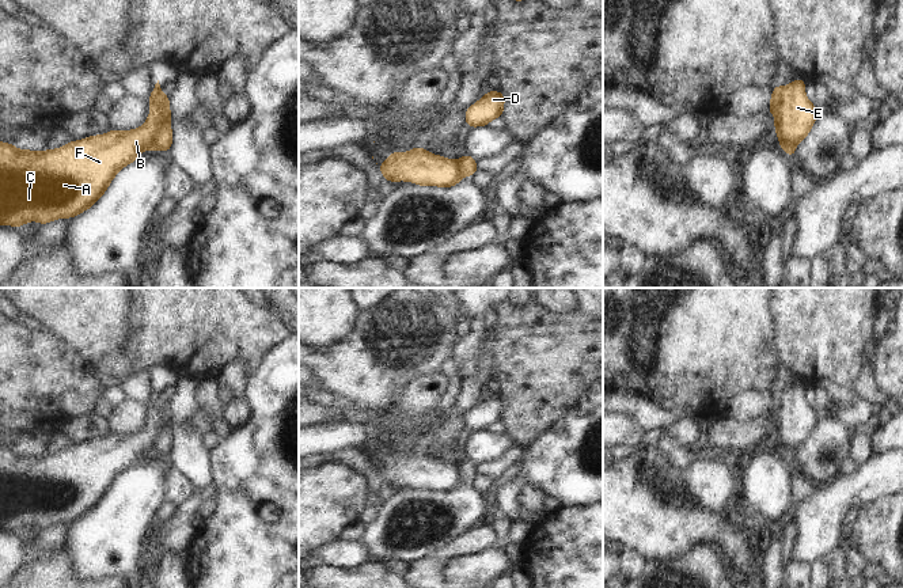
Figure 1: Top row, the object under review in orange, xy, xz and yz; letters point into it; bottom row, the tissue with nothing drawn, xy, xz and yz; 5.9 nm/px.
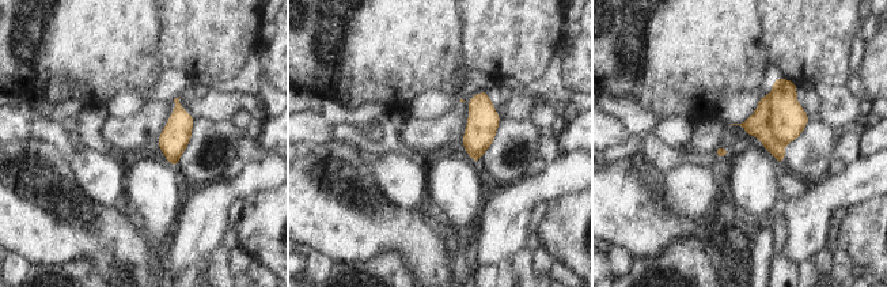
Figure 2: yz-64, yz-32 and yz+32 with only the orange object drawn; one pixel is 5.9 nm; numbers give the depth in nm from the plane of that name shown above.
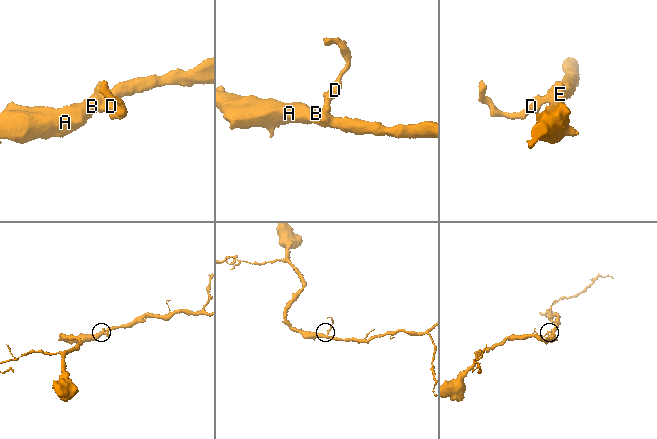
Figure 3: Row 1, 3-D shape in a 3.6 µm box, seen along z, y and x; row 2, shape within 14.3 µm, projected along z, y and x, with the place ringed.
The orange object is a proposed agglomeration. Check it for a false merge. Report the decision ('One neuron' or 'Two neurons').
Two neurons

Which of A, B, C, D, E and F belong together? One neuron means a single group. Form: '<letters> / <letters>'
A B C E F / D

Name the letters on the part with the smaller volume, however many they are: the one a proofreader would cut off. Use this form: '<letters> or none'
D

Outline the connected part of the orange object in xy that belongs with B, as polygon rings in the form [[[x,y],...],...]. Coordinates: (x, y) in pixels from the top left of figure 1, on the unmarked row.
[[[158,387],[149,402],[151,414],[144,429],[132,435],[111,433],[105,439],[88,440],[69,445],[57,454],[42,456],[18,454],[0,445],[0,530],[23,531],[27,526],[42,530],[57,524],[76,521],[102,502],[114,481],[128,468],[137,464],[143,455],[155,455],[155,441],[170,422],[167,401]]]

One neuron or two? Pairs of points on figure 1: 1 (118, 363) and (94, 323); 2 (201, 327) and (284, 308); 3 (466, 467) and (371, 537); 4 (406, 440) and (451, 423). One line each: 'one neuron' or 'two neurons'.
1: one neuron
2: two neurons
3: one neuron
4: two neurons

